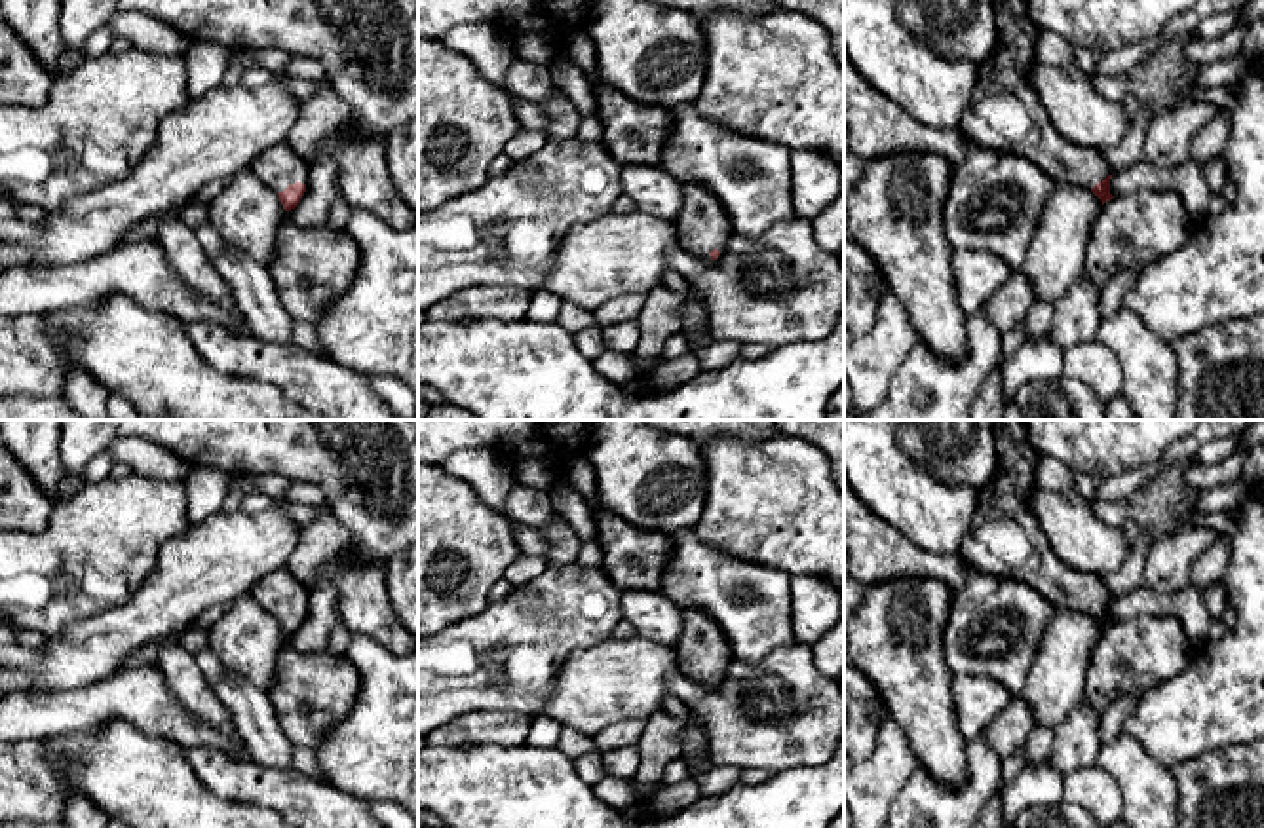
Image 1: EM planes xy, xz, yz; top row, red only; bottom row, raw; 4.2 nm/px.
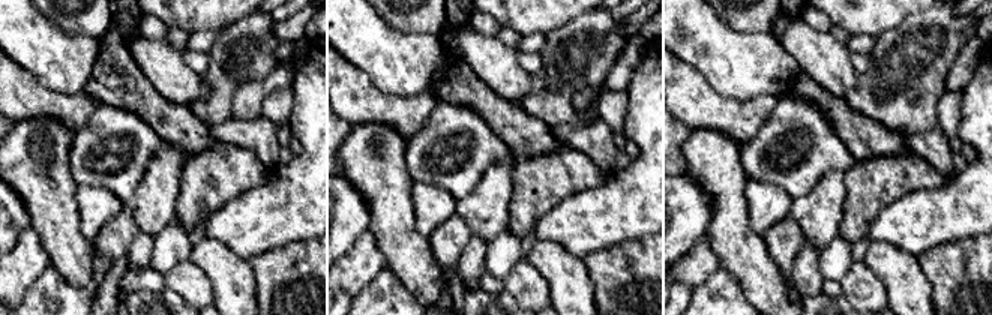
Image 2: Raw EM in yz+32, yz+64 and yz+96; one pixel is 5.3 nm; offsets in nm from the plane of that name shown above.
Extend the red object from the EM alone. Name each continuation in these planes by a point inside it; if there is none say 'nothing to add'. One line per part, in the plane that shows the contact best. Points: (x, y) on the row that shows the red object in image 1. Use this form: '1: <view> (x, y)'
1: xy (280, 166)

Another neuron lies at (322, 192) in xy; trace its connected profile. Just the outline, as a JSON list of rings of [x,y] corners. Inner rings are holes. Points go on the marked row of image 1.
[[[325,137],[317,142],[317,156],[310,163],[308,184],[300,203],[287,211],[289,220],[300,228],[327,226],[331,207],[340,201],[336,156],[342,142]]]

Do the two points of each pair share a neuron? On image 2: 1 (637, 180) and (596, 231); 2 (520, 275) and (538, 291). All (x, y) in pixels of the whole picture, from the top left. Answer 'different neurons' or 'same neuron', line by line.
1: same neuron
2: same neuron

